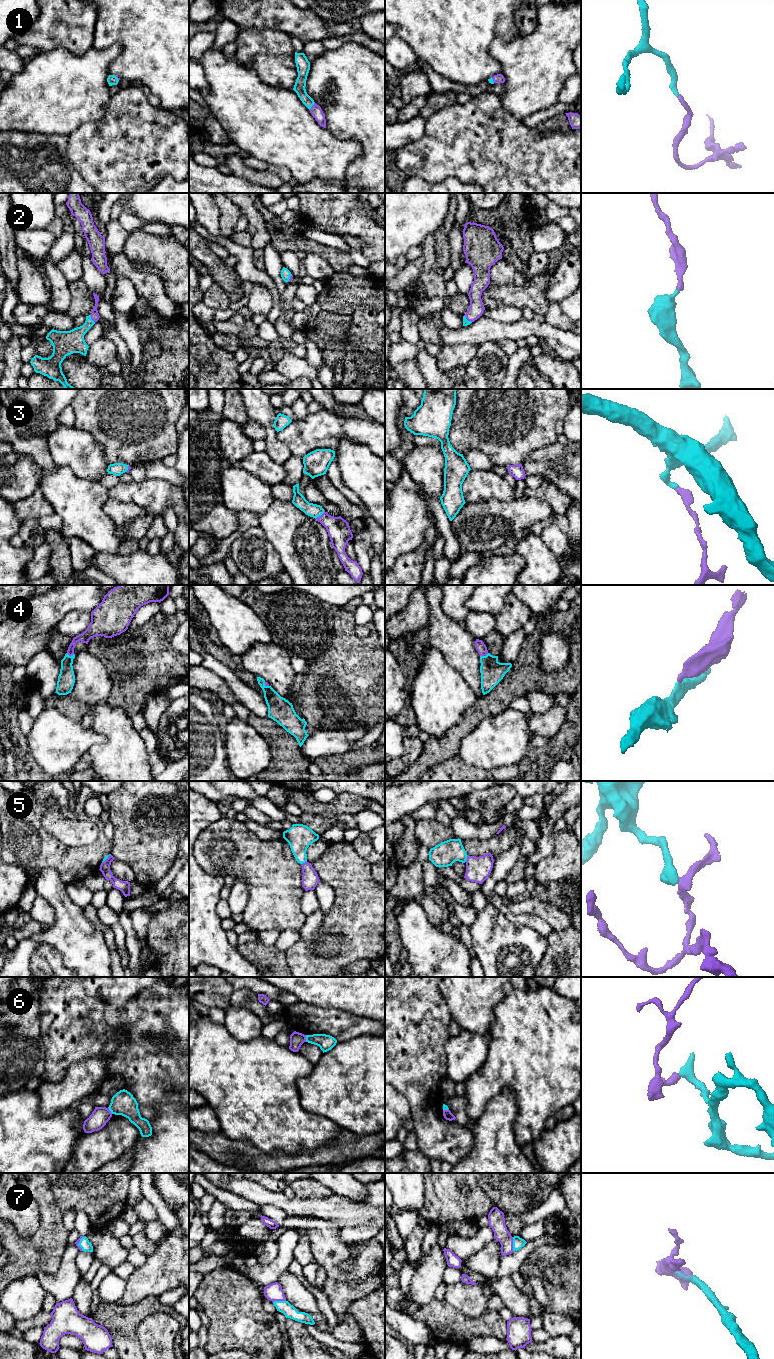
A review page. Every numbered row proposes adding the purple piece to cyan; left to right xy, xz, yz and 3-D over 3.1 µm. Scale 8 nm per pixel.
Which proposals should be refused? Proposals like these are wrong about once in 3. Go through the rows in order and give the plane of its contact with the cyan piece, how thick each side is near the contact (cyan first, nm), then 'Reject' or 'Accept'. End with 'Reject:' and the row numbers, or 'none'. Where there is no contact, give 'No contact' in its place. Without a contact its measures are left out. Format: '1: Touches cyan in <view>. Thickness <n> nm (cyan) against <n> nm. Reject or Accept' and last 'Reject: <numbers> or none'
1: Touches cyan in xz. Thickness 90 nm (cyan) against 90 nm. Accept
2: Touches cyan in xy. Thickness 180 nm (cyan) against 70 nm. Accept
3: Touches cyan in xz. Thickness 110 nm (cyan) against 180 nm. Accept
4: Touches cyan in yz. Thickness 190 nm (cyan) against 80 nm. Accept
5: Touches cyan in yz. Thickness 190 nm (cyan) against 190 nm. Reject
6: Touches cyan in xz. Thickness 130 nm (cyan) against 110 nm. Reject
7: Touches cyan in yz. Thickness 90 nm (cyan) against 130 nm. Accept
Reject: 5, 6

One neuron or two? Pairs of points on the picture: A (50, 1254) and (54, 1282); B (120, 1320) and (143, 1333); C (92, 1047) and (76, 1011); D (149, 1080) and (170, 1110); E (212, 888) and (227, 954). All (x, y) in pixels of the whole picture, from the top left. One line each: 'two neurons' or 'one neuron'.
A: two neurons
B: two neurons
C: one neuron
D: two neurons
E: one neuron

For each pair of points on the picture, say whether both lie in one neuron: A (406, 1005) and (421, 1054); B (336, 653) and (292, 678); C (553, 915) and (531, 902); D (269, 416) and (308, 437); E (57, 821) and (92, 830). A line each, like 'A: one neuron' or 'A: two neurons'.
A: one neuron
B: two neurons
C: one neuron
D: two neurons
E: one neuron

